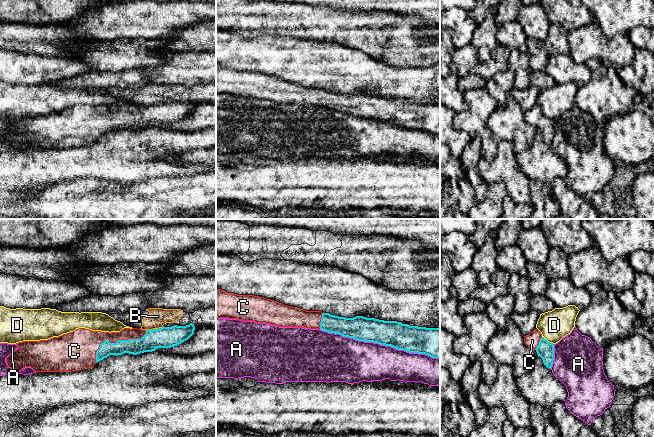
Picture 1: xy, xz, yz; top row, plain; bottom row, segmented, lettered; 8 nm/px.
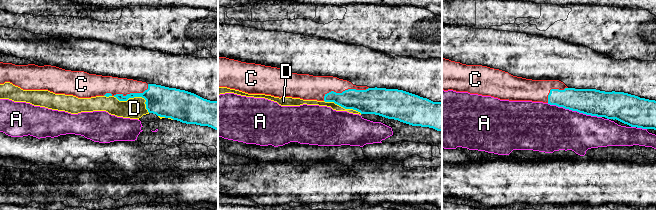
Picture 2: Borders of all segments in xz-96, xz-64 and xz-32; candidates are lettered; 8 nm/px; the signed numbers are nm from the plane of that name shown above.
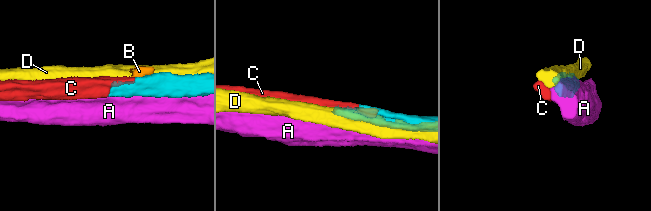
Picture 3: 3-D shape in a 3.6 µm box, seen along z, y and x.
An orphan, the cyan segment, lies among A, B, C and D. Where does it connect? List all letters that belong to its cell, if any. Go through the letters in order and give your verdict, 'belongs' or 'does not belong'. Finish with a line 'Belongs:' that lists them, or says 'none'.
A: does not belong
B: does not belong
C: belongs
D: does not belong
Belongs: C

